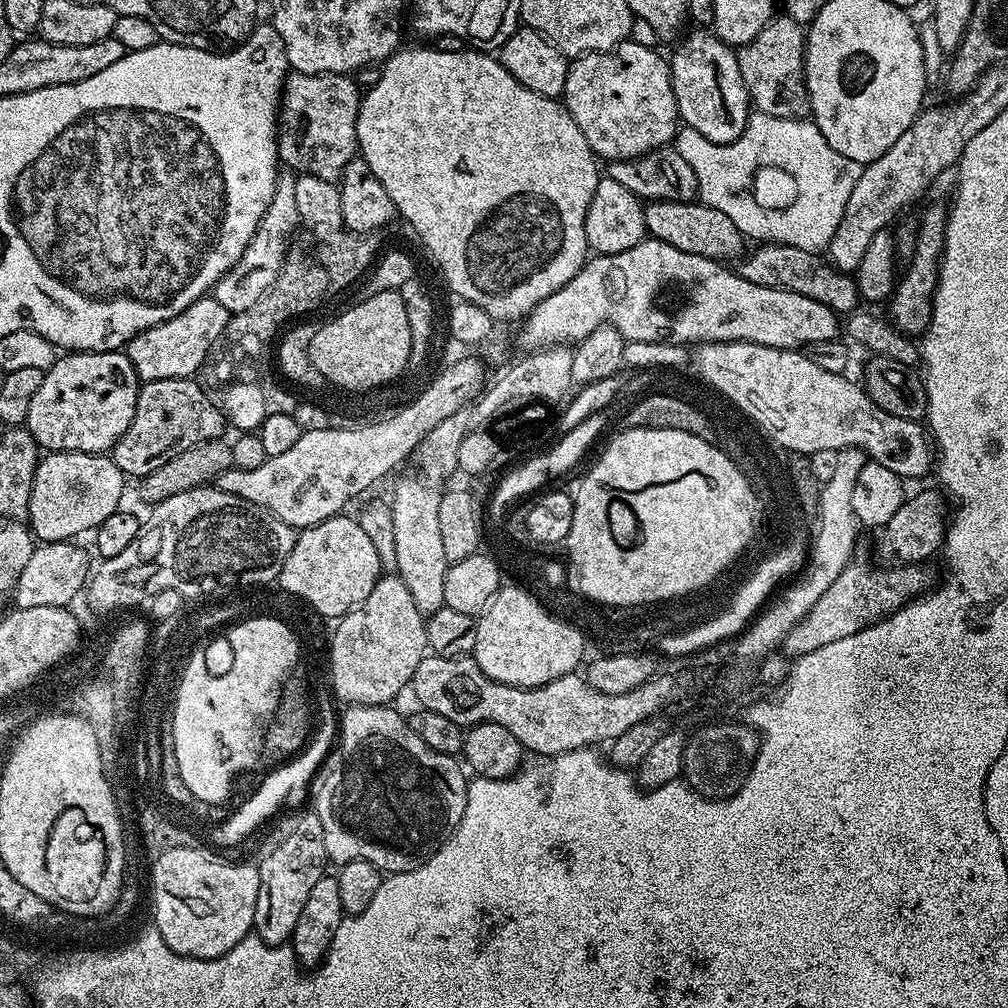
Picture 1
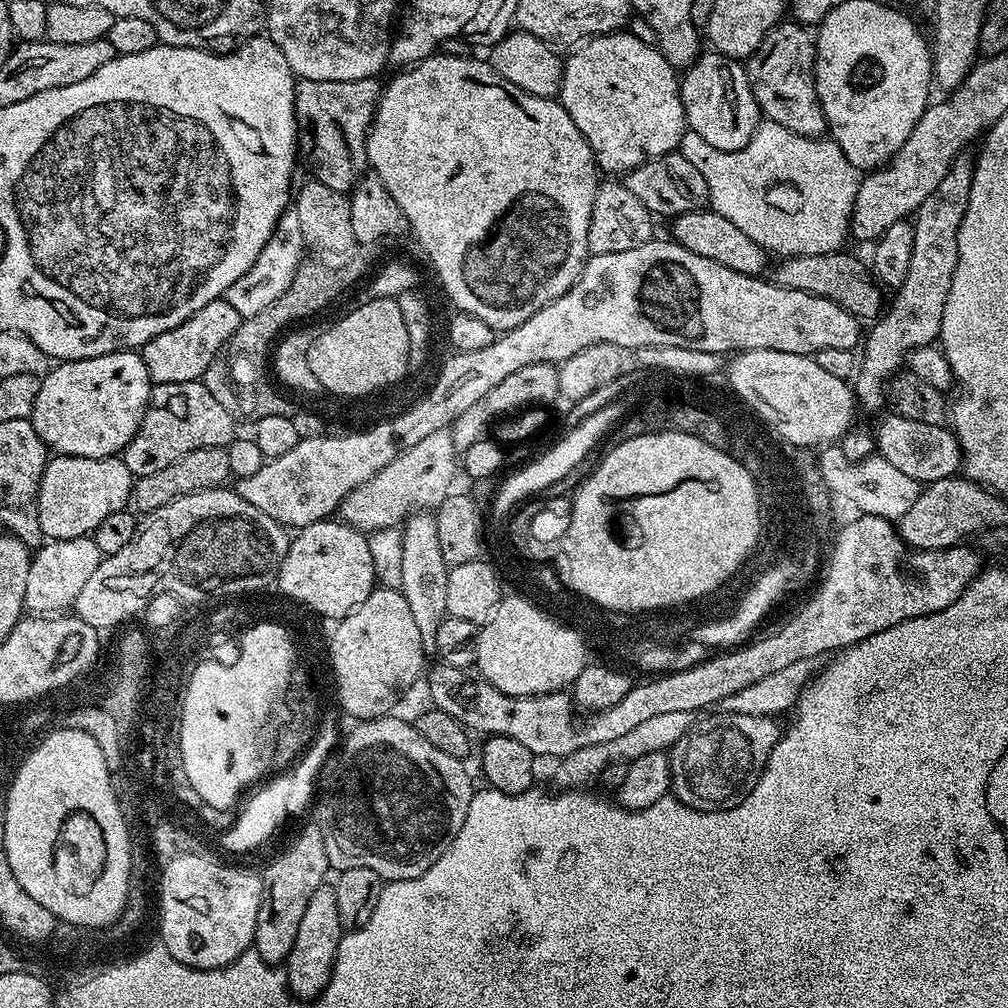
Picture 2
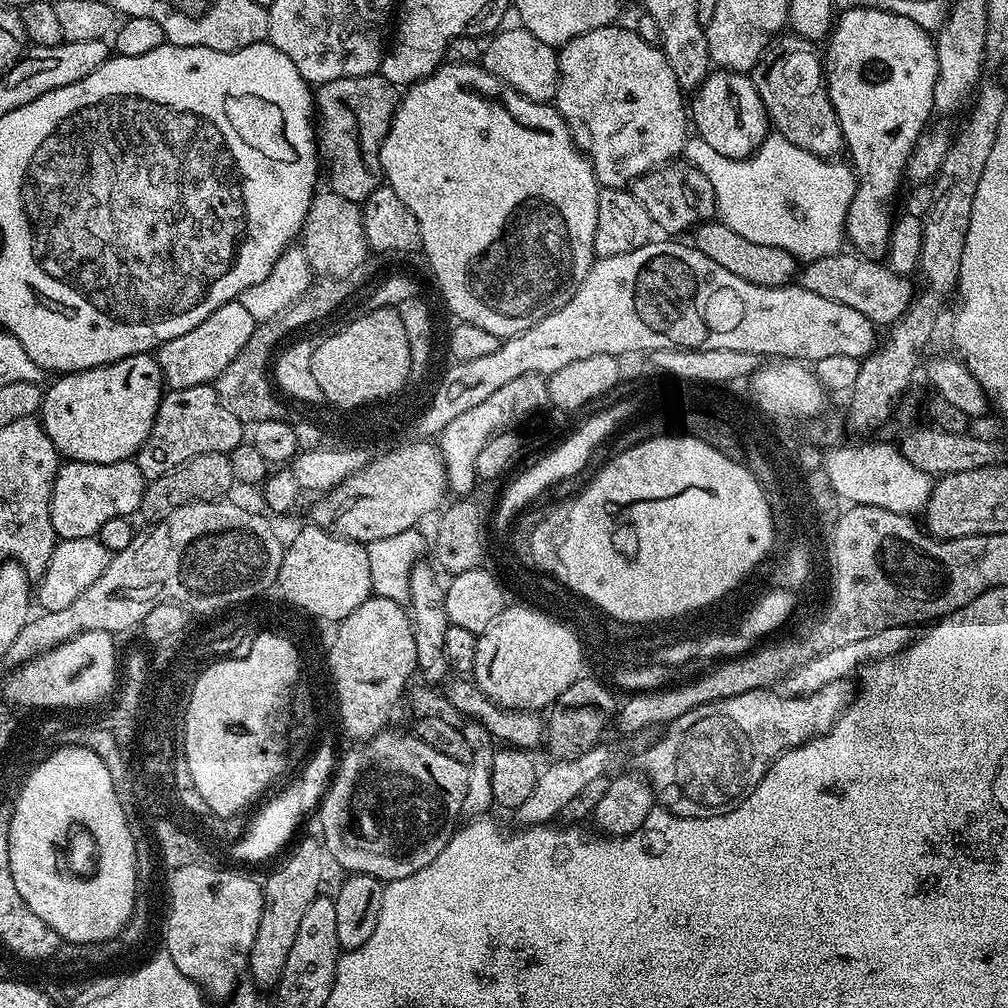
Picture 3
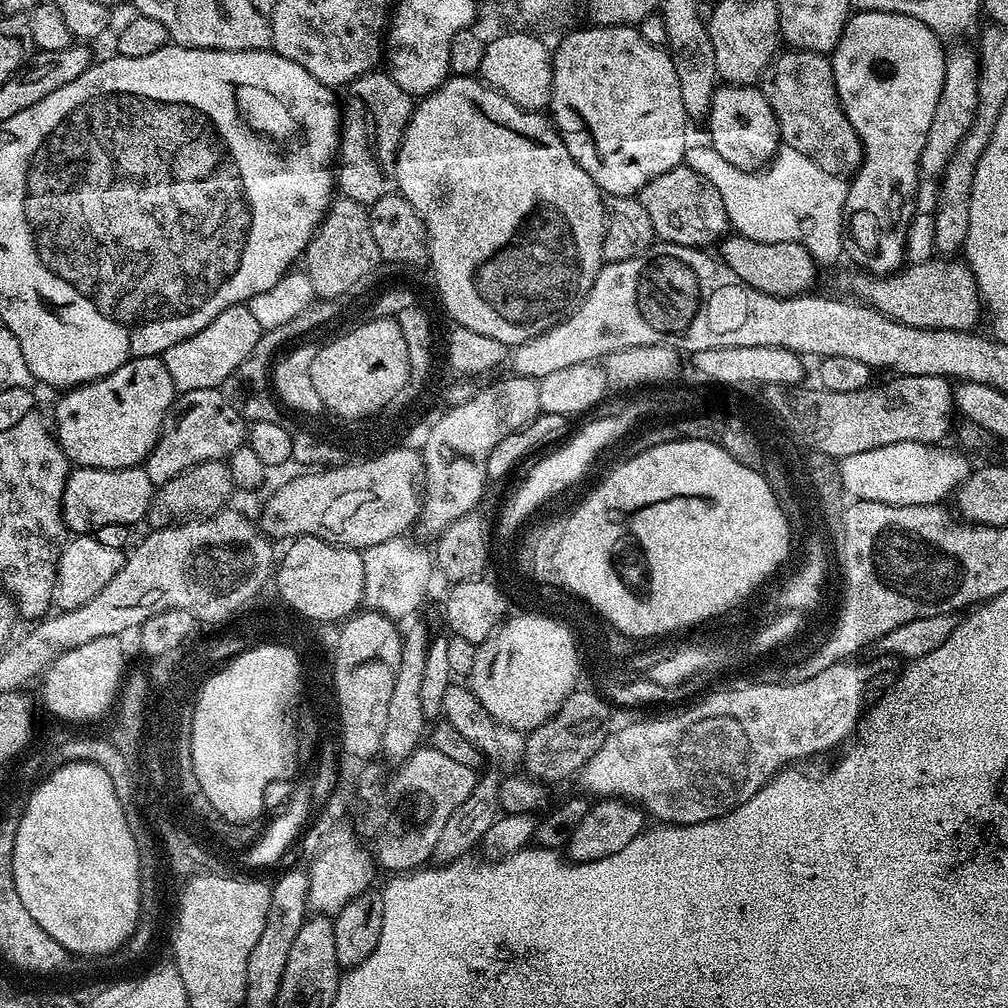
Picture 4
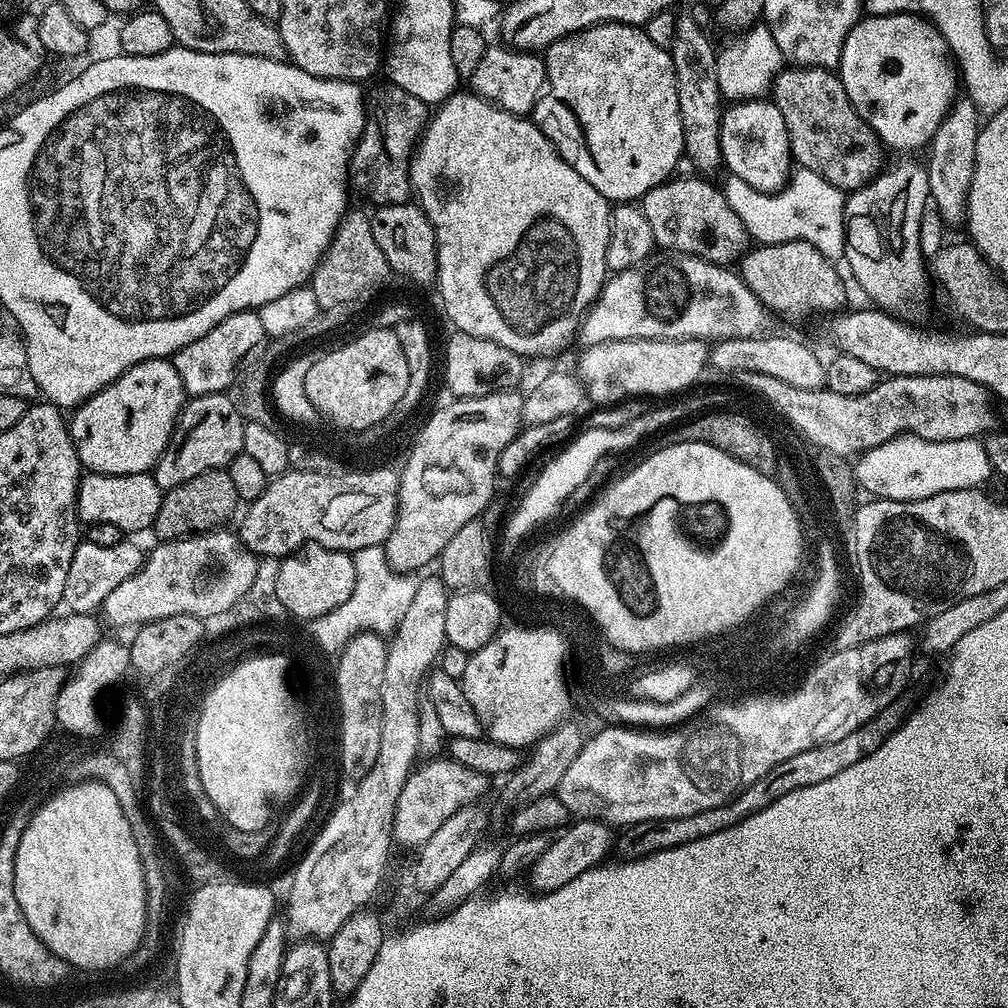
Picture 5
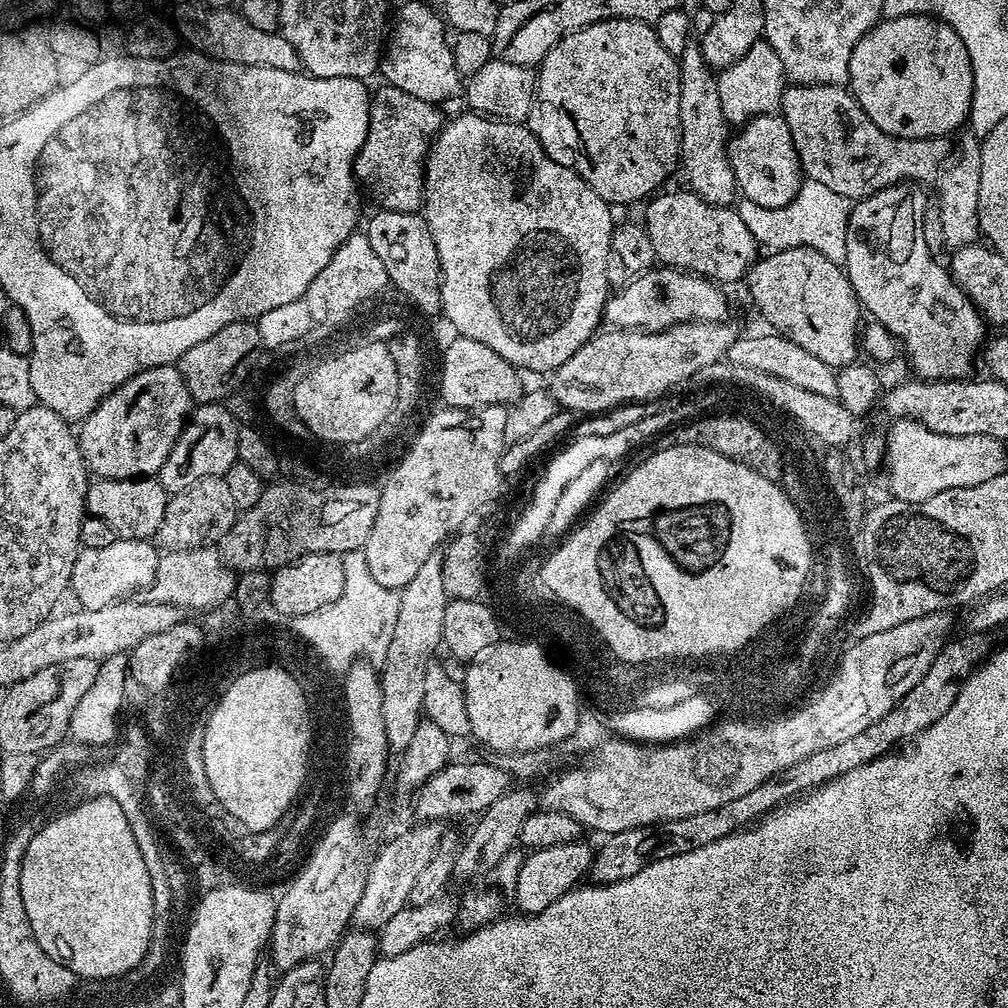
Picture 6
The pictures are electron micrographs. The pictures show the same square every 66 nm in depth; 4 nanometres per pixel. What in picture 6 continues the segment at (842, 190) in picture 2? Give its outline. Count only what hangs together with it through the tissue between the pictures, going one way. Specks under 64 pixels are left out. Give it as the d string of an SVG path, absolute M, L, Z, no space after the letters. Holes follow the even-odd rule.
M805 179L798 194L786 206L767 208L741 199L738 211L742 222L746 222L750 234L754 234L757 244L765 249L806 246L826 254L826 258L837 262L843 261L846 254L850 204L842 194L834 194L834 190L822 186L822 182Z

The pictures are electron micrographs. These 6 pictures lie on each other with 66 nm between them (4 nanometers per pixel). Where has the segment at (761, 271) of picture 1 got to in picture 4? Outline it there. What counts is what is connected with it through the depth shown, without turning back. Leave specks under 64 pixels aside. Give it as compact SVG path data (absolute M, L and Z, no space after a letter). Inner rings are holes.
M933 258L924 264L908 264L895 272L873 274L852 270L840 284L849 297L875 308L882 315L911 328L945 328L972 332L982 316L982 301L976 280L960 258Z

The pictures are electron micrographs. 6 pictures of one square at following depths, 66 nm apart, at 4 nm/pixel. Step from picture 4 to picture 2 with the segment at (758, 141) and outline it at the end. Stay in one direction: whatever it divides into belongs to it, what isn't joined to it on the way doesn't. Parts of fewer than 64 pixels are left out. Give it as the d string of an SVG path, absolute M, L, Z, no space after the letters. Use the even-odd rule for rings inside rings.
M715 50L701 51L696 61L689 68L683 69L680 76L680 97L684 103L684 119L687 127L694 134L698 134L698 138L710 142L714 150L726 150L727 152L742 150L742 146L750 142L750 138L762 123L762 113L752 93L745 65Z

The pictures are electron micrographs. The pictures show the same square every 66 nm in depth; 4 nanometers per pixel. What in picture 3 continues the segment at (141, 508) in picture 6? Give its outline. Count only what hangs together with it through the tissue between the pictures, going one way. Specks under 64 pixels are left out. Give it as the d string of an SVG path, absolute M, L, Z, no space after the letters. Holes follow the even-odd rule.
M135 459L105 464L77 460L61 463L60 469L56 471L50 494L50 522L54 526L57 537L60 540L92 538L99 534L104 523L110 522L110 518L135 517L140 510L145 483L142 470L138 470Z

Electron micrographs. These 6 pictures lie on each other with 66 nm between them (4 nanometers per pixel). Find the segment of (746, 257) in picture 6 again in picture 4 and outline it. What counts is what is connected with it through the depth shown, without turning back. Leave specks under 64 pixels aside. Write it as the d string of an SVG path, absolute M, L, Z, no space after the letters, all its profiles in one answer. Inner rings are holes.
M681 166L674 170L666 170L666 174L658 174L638 193L642 206L646 206L646 214L650 214L650 226L654 226L657 237L665 244L677 244L687 248L701 250L711 249L719 245L729 235L730 225L726 206L722 206L722 198L702 174Z

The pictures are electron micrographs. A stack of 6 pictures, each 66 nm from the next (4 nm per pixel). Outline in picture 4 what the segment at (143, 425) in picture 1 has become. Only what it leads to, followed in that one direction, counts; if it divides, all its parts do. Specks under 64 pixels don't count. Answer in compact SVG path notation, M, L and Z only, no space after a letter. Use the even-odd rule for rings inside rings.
M220 388L182 392L173 400L158 442L142 467L153 486L159 486L170 482L170 478L178 478L178 474L190 470L190 466L211 460L227 461L229 454L241 448L245 440L245 417L226 402Z

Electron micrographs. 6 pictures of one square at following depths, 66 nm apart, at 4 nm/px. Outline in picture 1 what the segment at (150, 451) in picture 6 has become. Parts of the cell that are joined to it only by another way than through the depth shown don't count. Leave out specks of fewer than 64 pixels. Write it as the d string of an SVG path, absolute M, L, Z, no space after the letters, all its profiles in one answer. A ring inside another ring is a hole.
M69 351L45 372L42 387L34 393L26 421L28 433L48 452L111 453L134 422L141 383L127 351Z

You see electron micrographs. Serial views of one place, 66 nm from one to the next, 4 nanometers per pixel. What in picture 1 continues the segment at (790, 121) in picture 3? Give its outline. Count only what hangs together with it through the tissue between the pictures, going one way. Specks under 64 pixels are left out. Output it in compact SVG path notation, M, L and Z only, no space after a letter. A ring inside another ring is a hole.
M780 14L773 17L750 43L737 49L738 70L742 70L742 82L755 111L791 120L809 115L808 91L804 81L805 35L803 25L786 14Z

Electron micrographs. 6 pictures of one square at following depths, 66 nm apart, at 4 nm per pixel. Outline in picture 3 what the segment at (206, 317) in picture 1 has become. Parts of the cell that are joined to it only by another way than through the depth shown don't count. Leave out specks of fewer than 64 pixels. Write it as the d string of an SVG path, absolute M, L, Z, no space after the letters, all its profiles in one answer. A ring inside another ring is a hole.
M237 298L228 300L226 306L218 306L210 318L202 318L194 330L186 330L186 334L178 334L178 338L170 338L170 342L161 344L154 355L160 372L164 376L165 385L169 389L189 388L212 384L234 362L234 358L250 342L250 334L254 334L258 321L254 314L249 314L246 306Z

